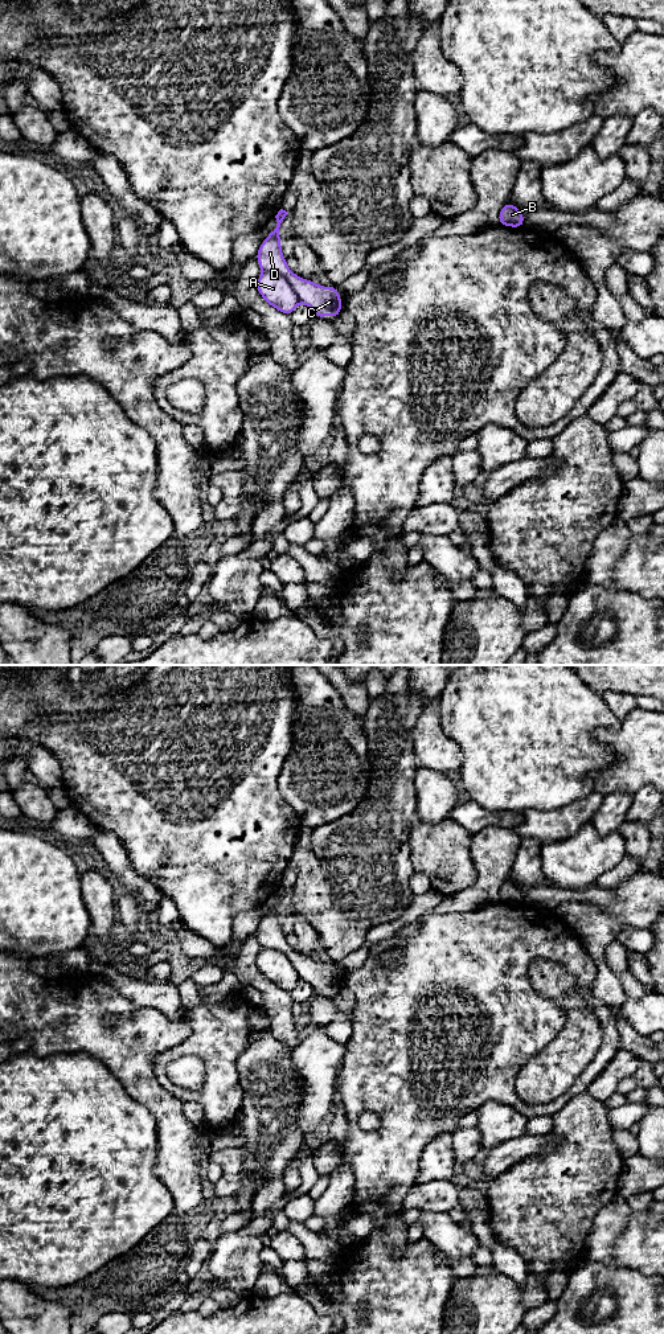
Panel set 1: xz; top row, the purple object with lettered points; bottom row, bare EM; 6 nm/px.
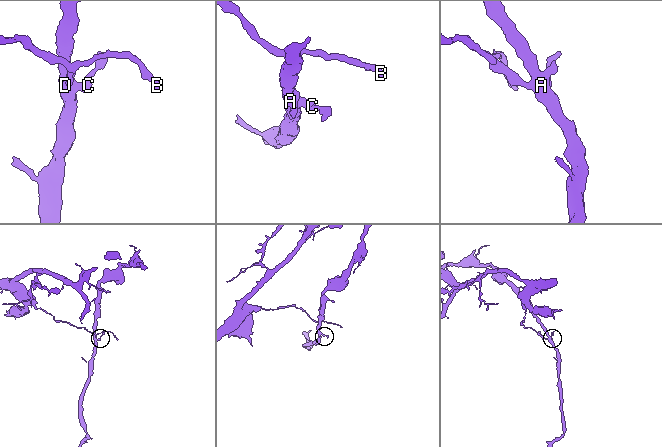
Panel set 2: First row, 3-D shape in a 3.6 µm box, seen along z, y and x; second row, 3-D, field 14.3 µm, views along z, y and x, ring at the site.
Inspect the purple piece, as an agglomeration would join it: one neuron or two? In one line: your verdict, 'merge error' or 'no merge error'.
merge error

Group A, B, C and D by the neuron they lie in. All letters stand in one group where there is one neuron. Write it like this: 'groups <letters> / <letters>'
groups A / B C D

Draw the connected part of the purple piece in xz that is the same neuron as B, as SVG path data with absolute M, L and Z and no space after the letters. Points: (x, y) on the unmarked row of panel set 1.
M505 881L499 890L499 902L511 904L524 903L524 891L513 881Z

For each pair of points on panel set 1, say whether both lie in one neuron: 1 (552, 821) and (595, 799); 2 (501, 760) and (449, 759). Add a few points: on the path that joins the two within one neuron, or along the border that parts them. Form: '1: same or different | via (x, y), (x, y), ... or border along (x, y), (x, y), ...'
1: same | via (562, 821), (566, 821), (585, 808)
2: different | border along (445, 733), (462, 752), (463, 762), (459, 770)

